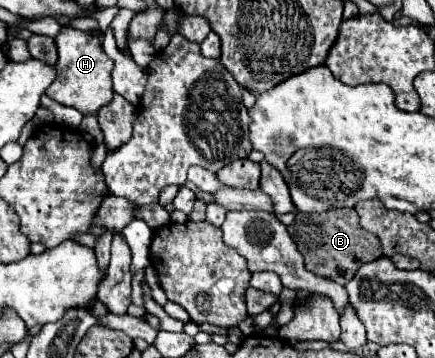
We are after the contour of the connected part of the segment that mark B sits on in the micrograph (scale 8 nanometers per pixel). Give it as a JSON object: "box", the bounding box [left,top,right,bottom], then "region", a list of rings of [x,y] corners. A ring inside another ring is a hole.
{"box":[287,208,383,286],"region":[[[337,208],[323,214],[297,212],[293,224],[289,224],[287,230],[305,258],[305,268],[319,276],[333,278],[343,286],[355,276],[355,270],[359,270],[363,262],[383,256],[379,238],[359,226],[359,218],[353,208]]]}

